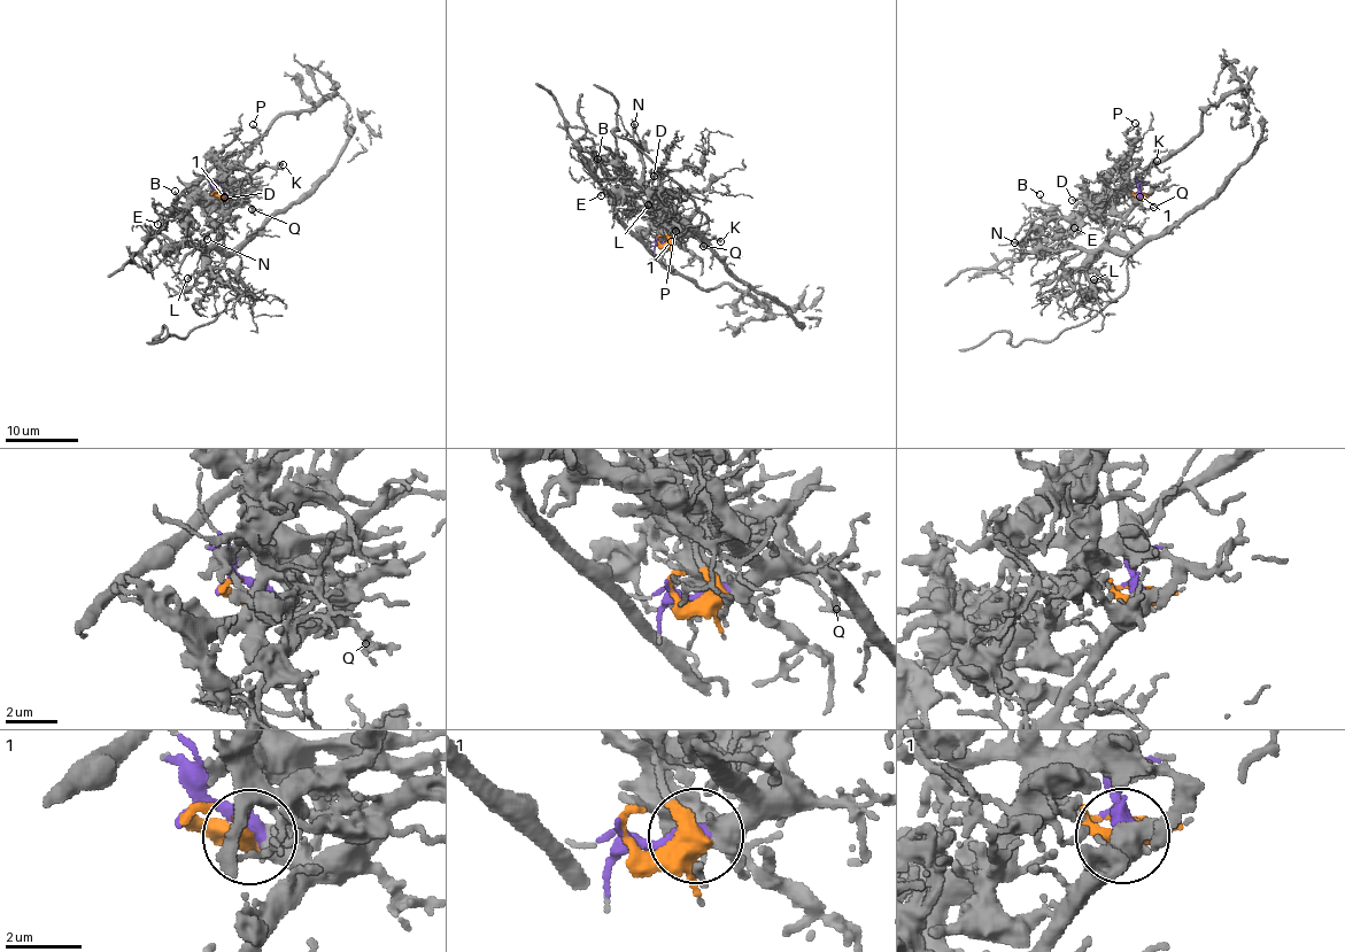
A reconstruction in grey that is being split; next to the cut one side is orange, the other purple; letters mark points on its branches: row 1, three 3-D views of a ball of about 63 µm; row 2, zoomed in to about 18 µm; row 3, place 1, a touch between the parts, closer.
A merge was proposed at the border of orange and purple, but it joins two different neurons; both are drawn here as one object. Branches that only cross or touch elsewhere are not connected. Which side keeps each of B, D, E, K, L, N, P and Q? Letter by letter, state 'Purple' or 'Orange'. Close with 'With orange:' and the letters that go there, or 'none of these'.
B: Orange
D: Orange
E: Orange
K: Orange
L: Purple
N: Purple
P: Orange
Q: Purple
With orange: B, D, E, K, P

